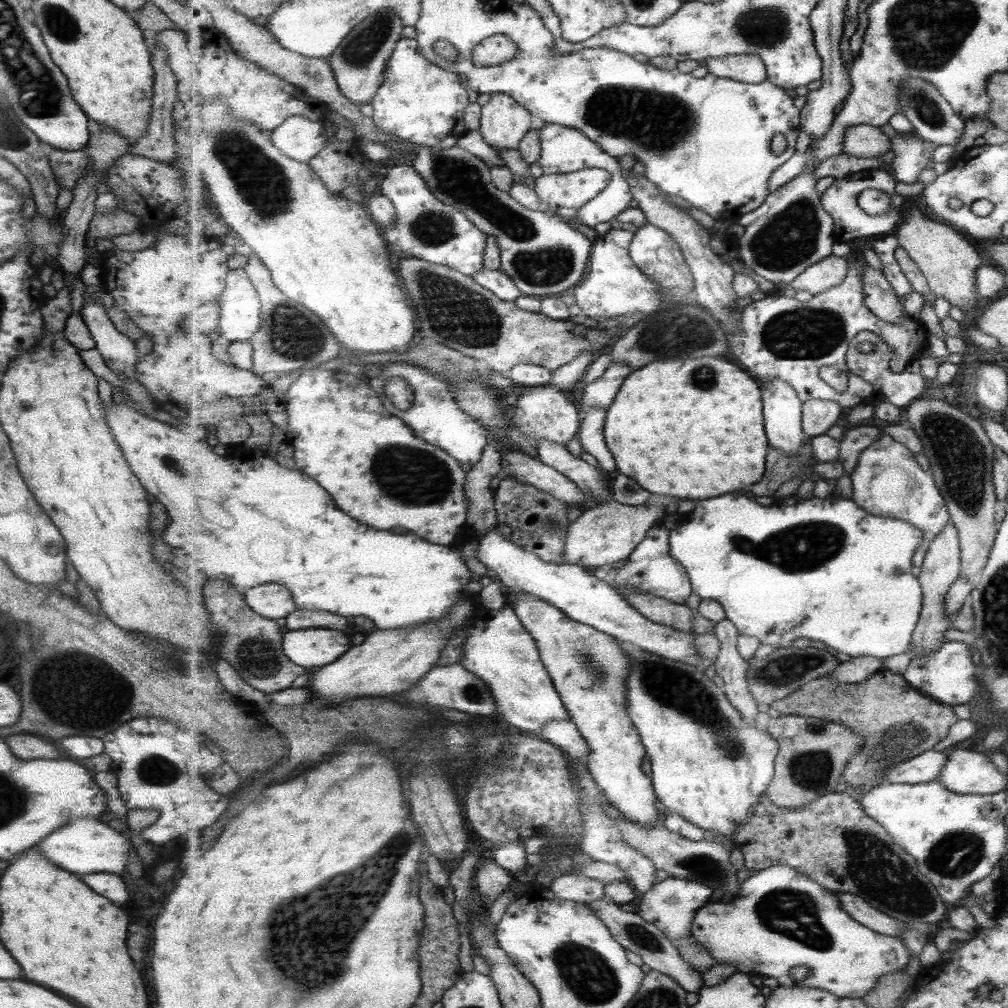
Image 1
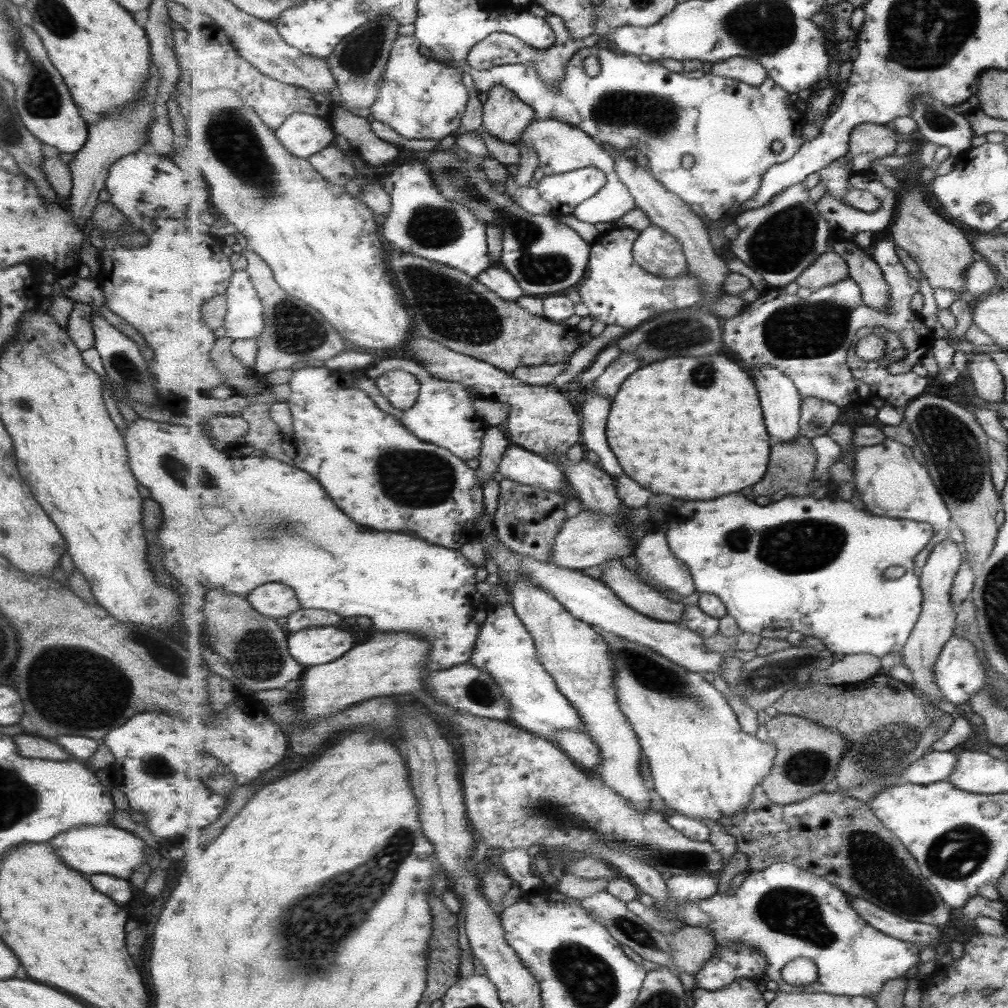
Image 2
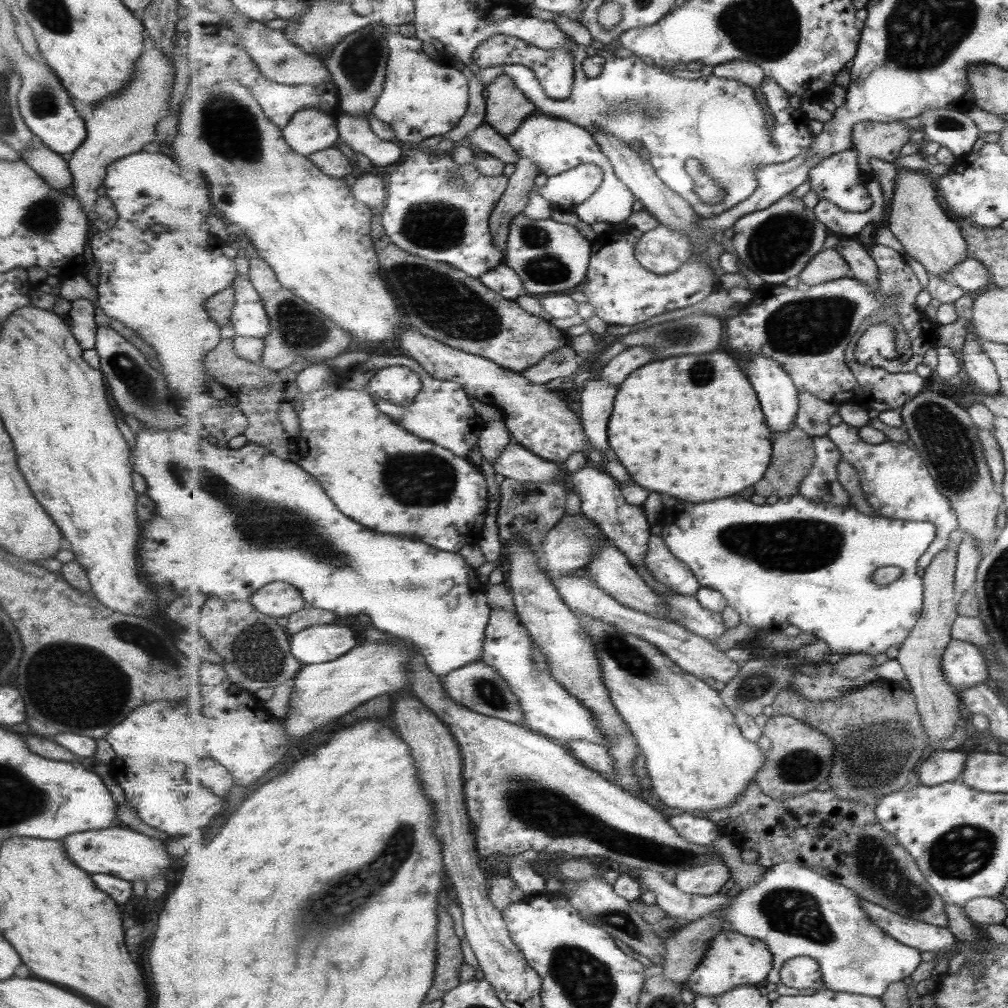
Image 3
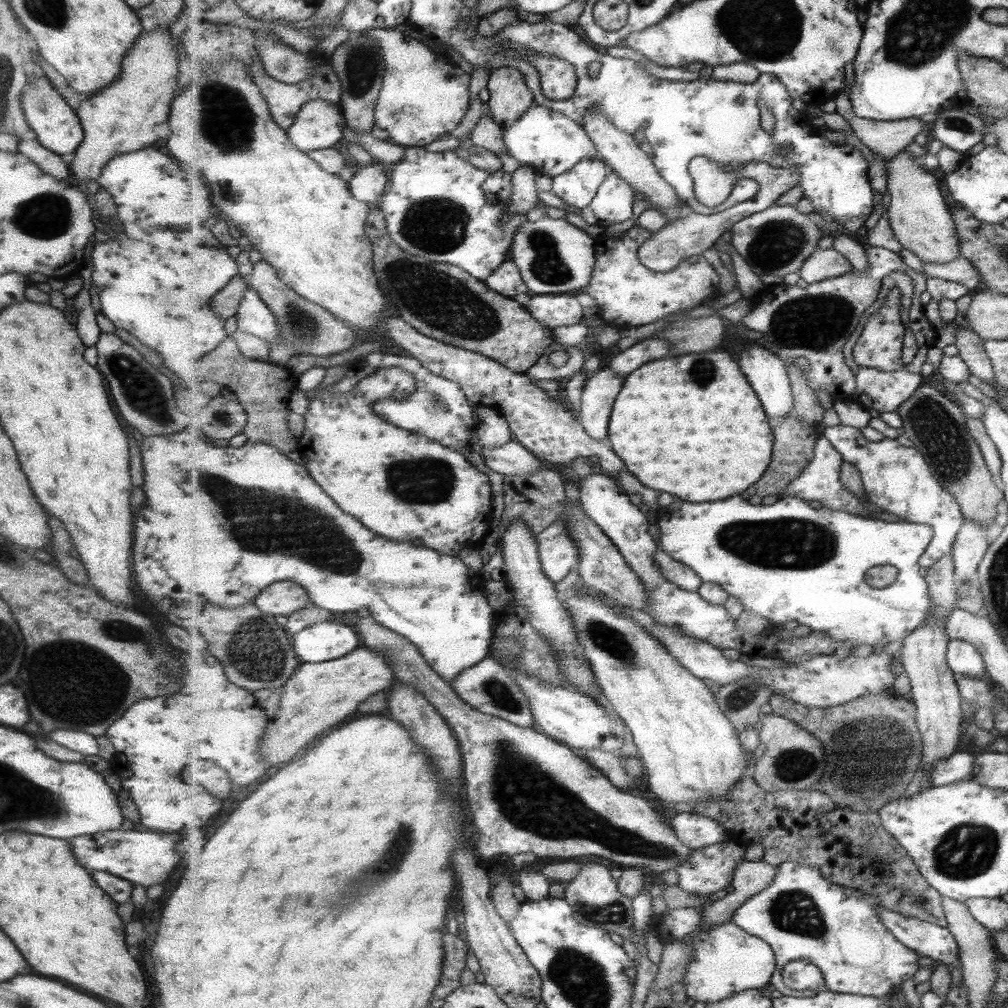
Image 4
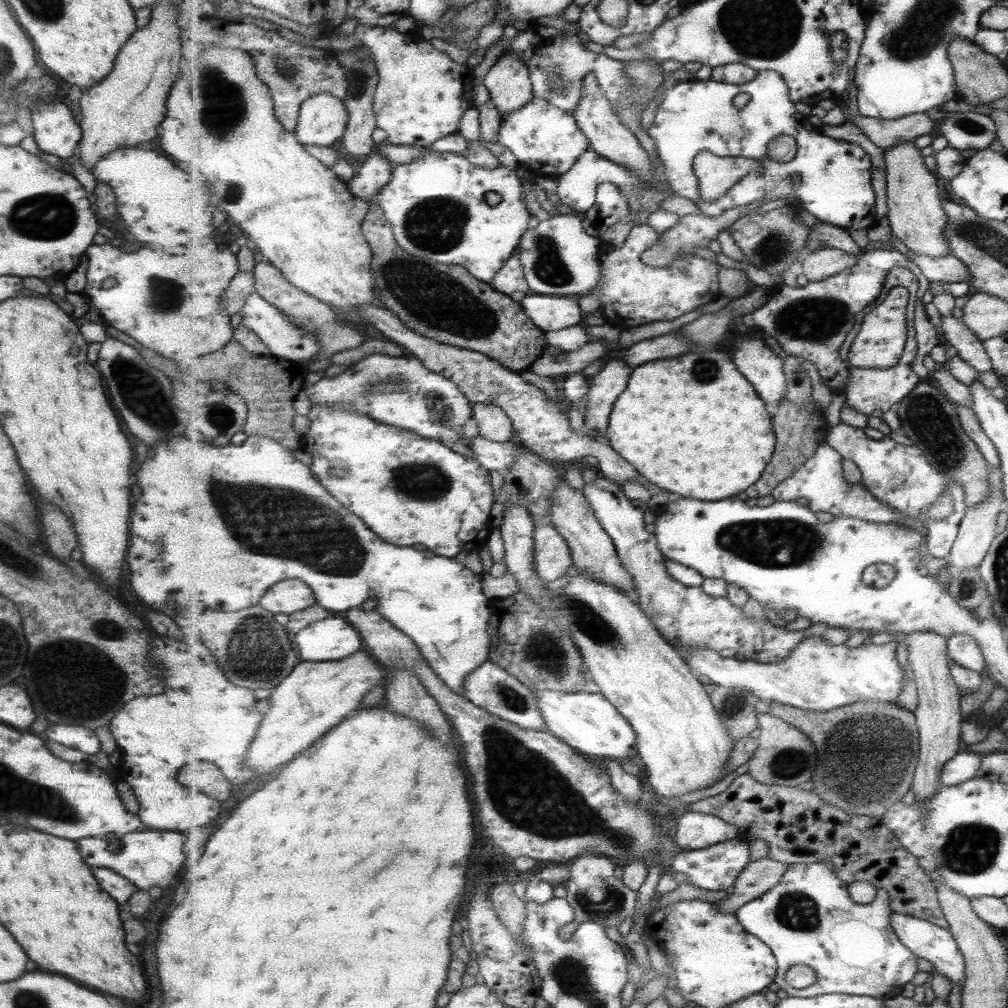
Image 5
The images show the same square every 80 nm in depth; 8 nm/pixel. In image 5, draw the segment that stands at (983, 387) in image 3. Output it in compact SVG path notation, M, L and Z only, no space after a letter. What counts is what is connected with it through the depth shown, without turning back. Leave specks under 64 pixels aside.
M941 315L941 326L945 339L956 348L957 353L966 360L977 372L991 372L992 364L985 354L982 341L962 319L955 316Z

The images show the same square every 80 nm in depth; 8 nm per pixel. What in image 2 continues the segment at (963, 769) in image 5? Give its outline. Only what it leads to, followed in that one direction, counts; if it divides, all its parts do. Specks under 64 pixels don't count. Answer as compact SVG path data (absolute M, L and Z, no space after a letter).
M929 751L904 772L907 783L933 784L950 780L957 756L953 752Z

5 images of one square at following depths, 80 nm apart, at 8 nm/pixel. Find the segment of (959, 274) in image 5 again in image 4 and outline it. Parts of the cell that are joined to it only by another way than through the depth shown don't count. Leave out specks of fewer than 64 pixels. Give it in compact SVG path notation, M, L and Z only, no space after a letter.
M959 257L943 264L922 262L922 270L927 277L959 282L959 284L965 285L968 289L980 286L980 276L977 267L965 257Z

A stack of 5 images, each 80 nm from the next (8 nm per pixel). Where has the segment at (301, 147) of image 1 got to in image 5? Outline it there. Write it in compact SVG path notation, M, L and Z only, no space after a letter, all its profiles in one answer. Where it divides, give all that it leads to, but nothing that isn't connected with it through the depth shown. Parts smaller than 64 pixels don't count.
M319 93L302 105L298 128L294 132L301 144L333 146L346 134L350 114L339 98Z

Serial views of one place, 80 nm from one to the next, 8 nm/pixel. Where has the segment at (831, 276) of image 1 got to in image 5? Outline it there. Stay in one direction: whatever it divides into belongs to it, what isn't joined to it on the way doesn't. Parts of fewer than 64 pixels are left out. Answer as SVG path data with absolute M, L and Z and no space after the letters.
M817 248L809 252L802 260L798 270L809 282L819 282L854 267L858 256L835 248Z

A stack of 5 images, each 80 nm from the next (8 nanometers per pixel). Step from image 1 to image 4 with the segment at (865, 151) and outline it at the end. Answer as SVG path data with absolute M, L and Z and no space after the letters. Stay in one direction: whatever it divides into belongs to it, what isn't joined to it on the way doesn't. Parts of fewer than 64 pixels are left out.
M839 91L833 101L836 112L849 123L853 134L867 146L868 152L883 156L886 162L904 152L915 136L928 133L929 123L925 124L919 118L887 121L857 117L851 110L848 91Z

